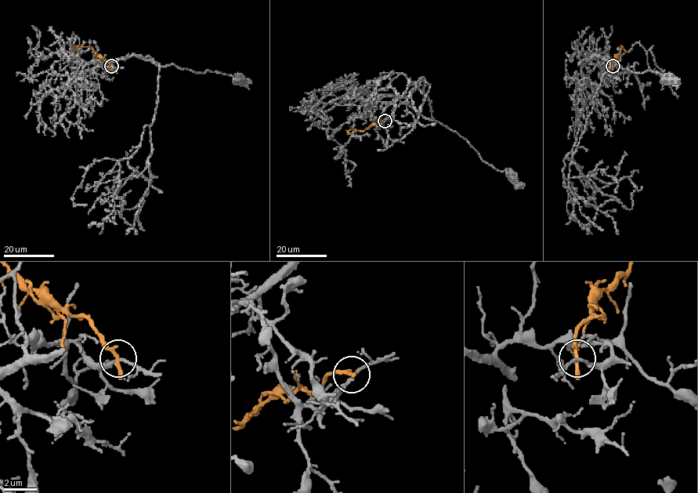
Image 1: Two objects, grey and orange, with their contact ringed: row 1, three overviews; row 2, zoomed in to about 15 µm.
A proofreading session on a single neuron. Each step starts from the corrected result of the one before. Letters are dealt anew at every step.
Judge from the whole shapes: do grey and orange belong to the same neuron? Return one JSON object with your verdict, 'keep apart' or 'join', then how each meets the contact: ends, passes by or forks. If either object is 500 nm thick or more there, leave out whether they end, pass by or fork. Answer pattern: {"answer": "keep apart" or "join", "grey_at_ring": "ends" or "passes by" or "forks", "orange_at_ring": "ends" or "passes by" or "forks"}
{"answer": "keep apart", "grey_at_ring": "passes by", "orange_at_ring": "ends"}

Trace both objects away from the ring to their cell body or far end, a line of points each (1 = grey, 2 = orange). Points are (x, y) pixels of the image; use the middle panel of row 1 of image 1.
1: (385, 121), (377, 125), (370, 108), (381, 96), (396, 96), (426, 118), (456, 132), (483, 161), (511, 177)
2: (385, 121), (373, 124), (364, 131), (350, 129), (350, 134)

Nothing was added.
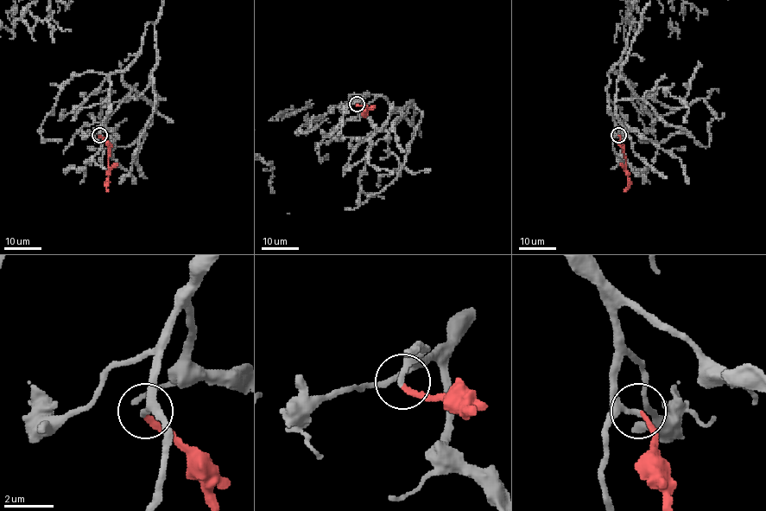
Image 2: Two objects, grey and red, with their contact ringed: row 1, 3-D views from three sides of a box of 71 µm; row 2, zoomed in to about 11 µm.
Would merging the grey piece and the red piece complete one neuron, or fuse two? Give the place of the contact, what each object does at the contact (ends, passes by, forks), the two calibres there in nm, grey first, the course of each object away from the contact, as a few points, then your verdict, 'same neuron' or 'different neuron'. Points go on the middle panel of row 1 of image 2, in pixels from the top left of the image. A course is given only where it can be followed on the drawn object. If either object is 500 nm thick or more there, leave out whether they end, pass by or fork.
(357, 104) | grey ends | red ends | 280/190 nm | red via (357, 104), (367, 109), (364, 113), (366, 110) | same neuron

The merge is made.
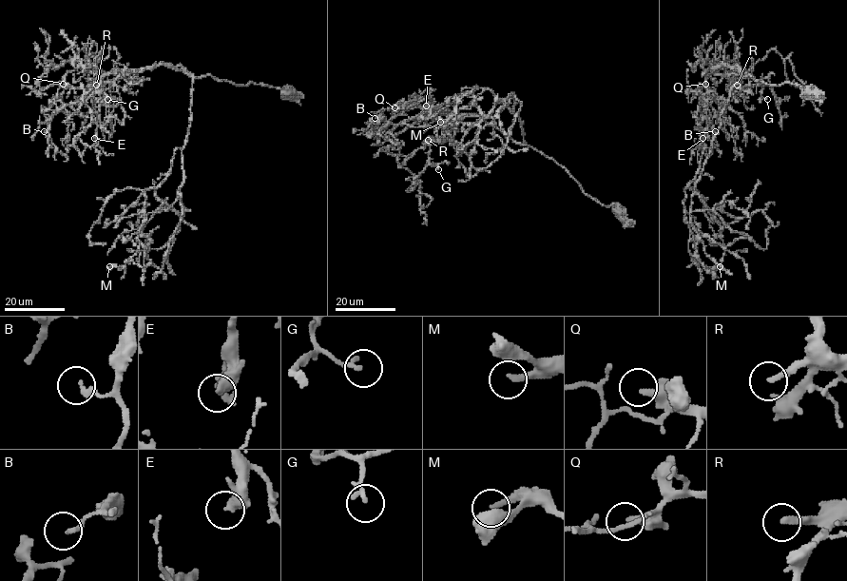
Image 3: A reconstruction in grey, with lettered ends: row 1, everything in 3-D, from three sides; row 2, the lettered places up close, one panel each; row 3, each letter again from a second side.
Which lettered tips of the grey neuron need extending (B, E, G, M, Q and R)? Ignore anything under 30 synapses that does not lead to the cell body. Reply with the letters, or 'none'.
R

